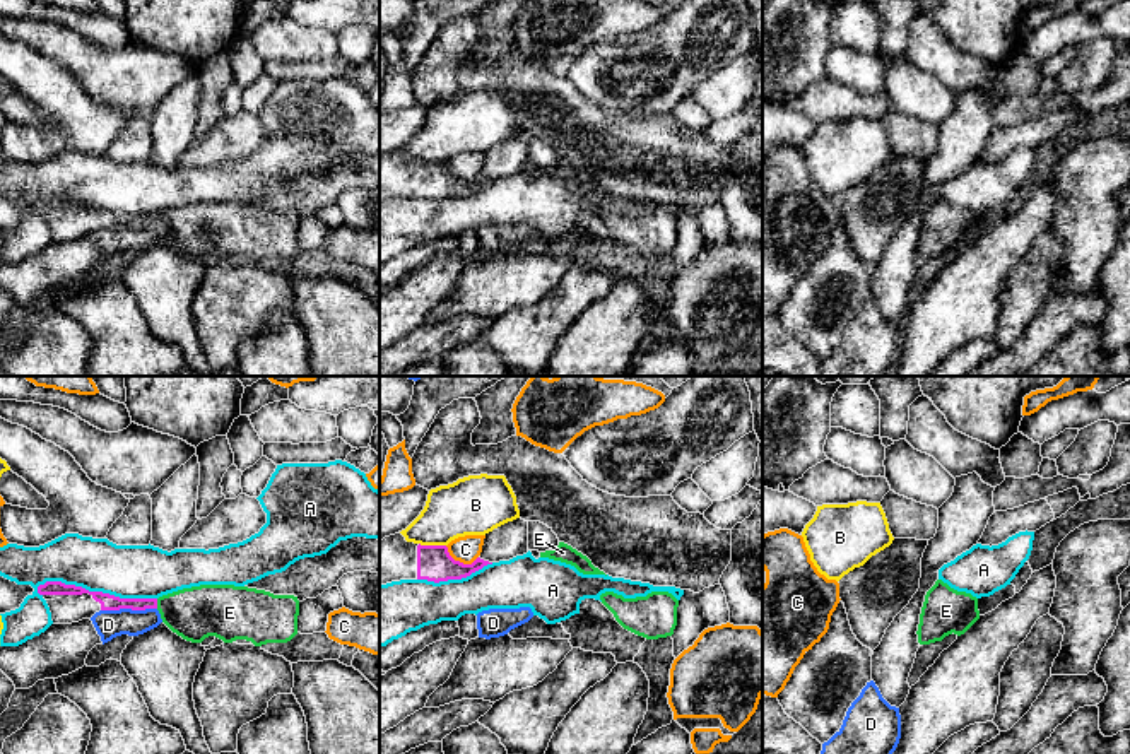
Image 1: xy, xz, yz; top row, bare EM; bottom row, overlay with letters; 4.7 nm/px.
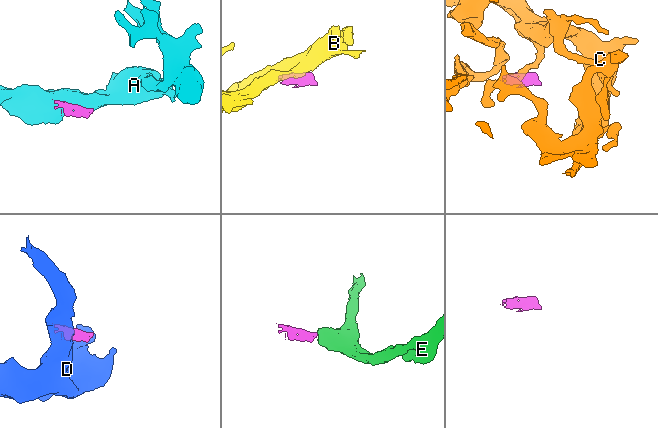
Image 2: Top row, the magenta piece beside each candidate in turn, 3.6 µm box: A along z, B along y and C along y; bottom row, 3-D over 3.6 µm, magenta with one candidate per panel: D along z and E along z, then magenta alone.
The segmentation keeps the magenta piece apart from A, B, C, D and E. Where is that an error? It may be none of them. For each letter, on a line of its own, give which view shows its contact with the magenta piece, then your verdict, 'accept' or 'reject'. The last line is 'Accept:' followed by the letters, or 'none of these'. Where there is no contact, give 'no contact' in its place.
A: contact in xy; reject
B: contact in xz; reject
C: contact in xz; reject
D: contact in xy; reject
E: contact in xy; accept
Accept: E

